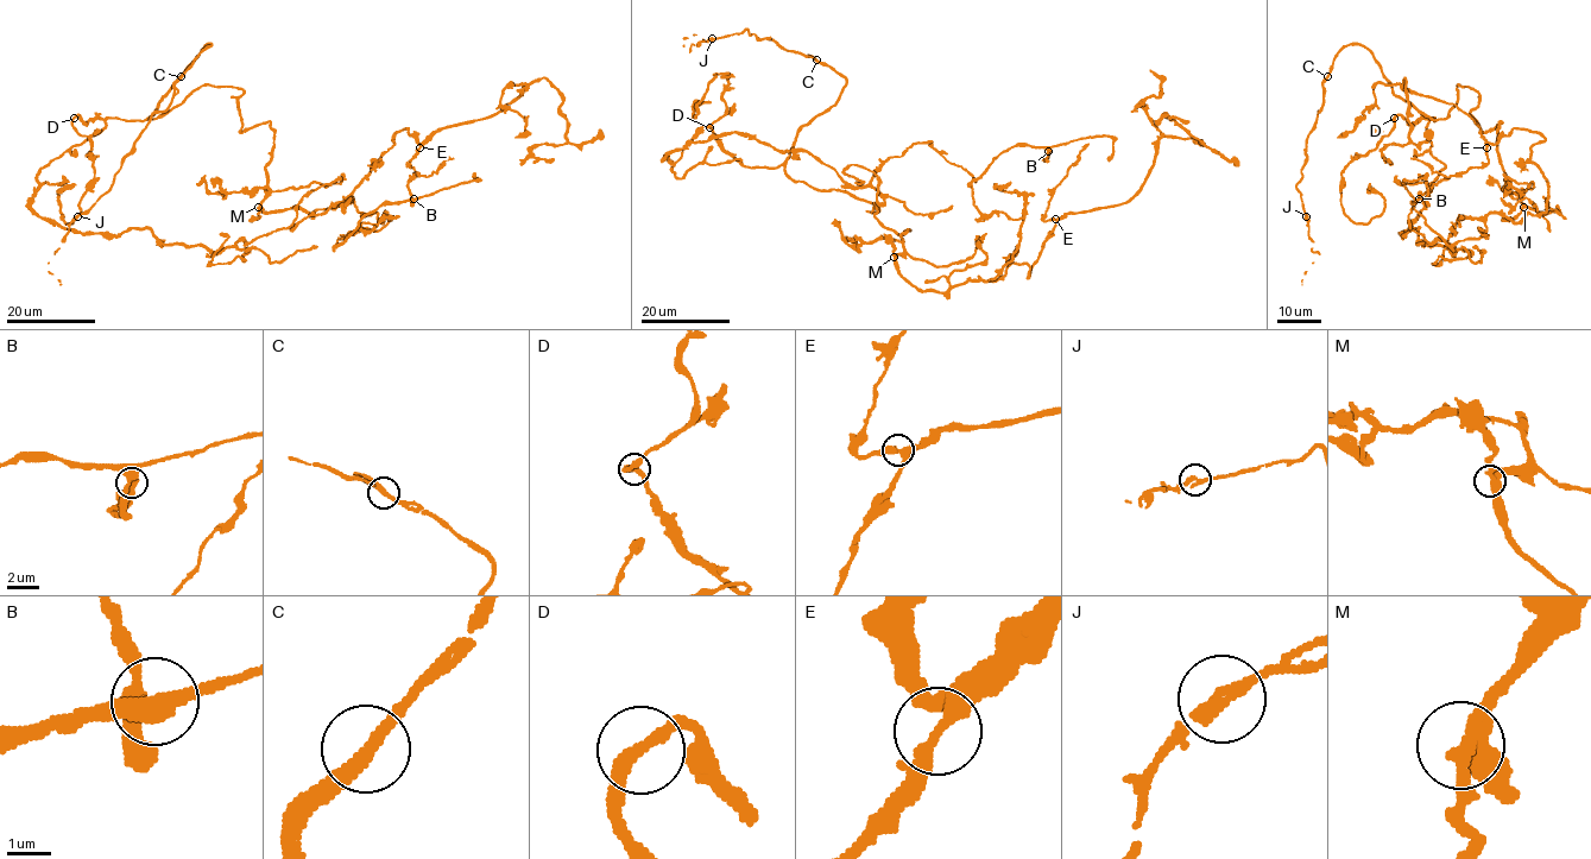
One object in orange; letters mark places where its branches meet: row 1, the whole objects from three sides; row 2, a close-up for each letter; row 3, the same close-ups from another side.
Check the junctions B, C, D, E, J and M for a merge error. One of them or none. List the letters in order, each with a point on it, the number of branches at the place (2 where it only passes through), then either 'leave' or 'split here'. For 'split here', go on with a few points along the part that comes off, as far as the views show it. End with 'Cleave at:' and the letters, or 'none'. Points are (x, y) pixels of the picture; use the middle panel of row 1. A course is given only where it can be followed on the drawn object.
B: at (1048, 151); 2 branches meet; leave
C: at (816, 59); 2 branches meet; leave
D: at (709, 127); 2 branches meet; leave
E: at (1055, 219); 2 branches meet; leave
J: at (712, 38); 2 branches meet; leave
M: at (894, 257); 3 branches meet; leave
Cleave at: none

